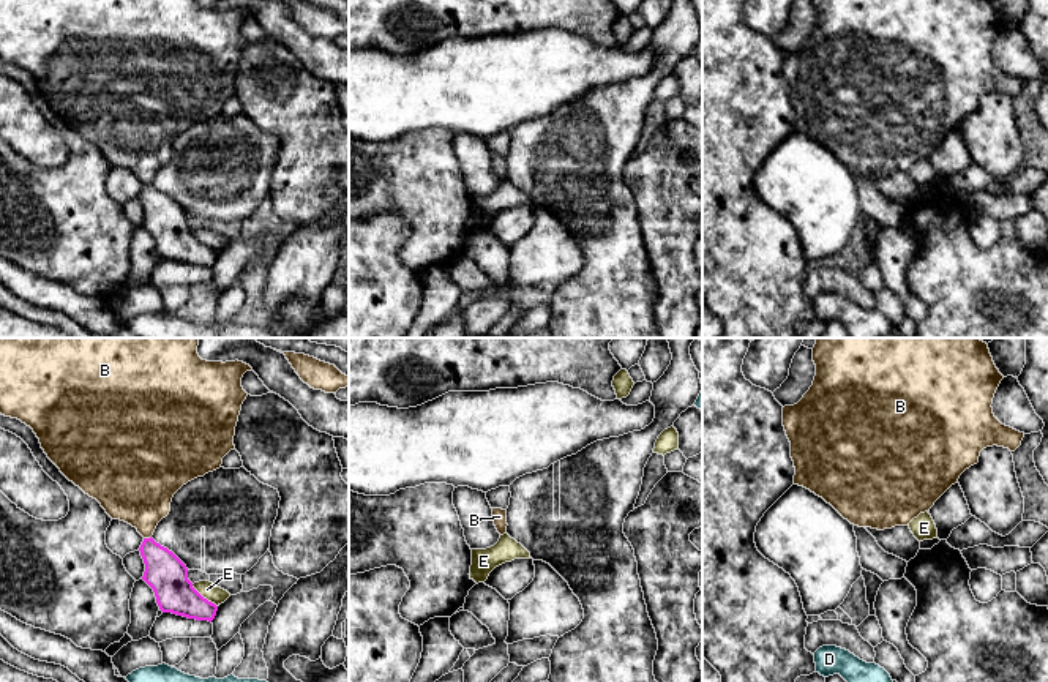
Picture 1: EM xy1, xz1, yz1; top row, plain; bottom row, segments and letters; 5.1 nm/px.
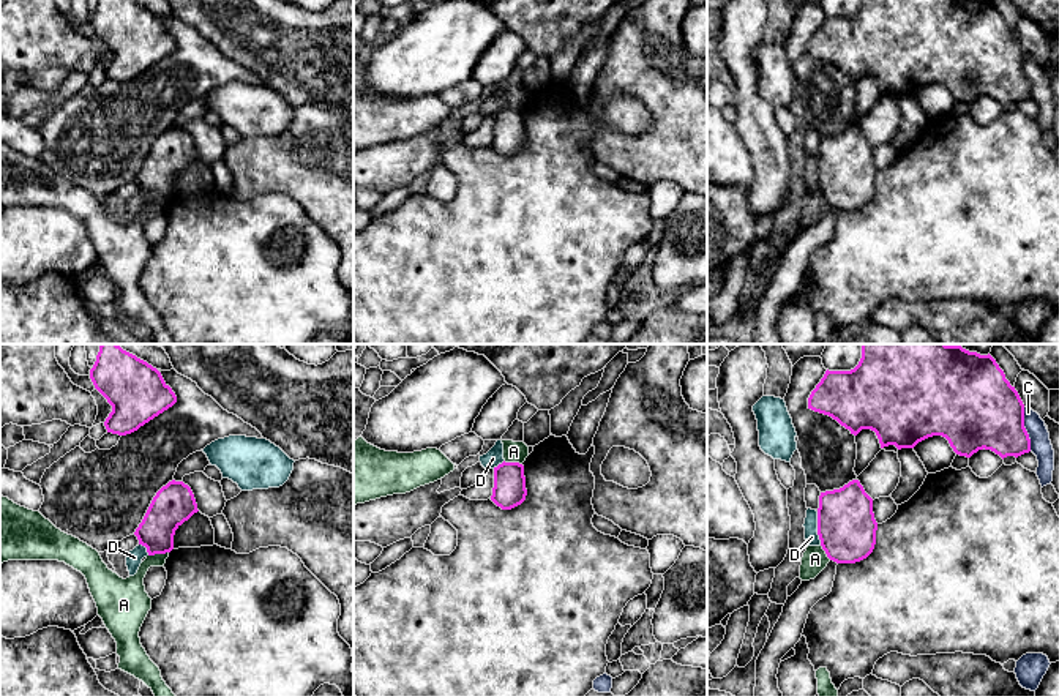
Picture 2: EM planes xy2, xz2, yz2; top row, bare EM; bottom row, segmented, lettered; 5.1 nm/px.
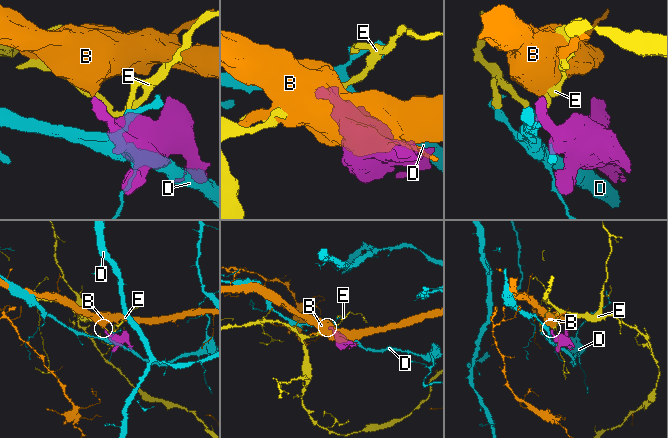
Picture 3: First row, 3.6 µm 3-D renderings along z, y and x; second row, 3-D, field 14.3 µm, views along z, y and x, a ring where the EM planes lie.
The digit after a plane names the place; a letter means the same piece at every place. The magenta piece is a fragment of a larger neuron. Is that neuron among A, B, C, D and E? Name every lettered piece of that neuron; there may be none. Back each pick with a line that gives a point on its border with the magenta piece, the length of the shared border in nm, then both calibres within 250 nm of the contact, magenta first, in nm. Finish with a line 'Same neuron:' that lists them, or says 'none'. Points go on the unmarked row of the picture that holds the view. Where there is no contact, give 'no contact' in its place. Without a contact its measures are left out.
B: xy1 (147, 185) | 40 nm | 200/340 nm
Same neuron: B

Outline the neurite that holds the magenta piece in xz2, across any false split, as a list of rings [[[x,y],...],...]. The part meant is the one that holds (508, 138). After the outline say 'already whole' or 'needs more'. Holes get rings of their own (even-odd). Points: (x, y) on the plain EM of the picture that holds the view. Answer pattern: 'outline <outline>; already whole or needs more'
outline [[[502,109],[494,114],[494,134],[491,147],[502,156],[511,156],[526,147],[524,112],[519,109]]]; already whole

